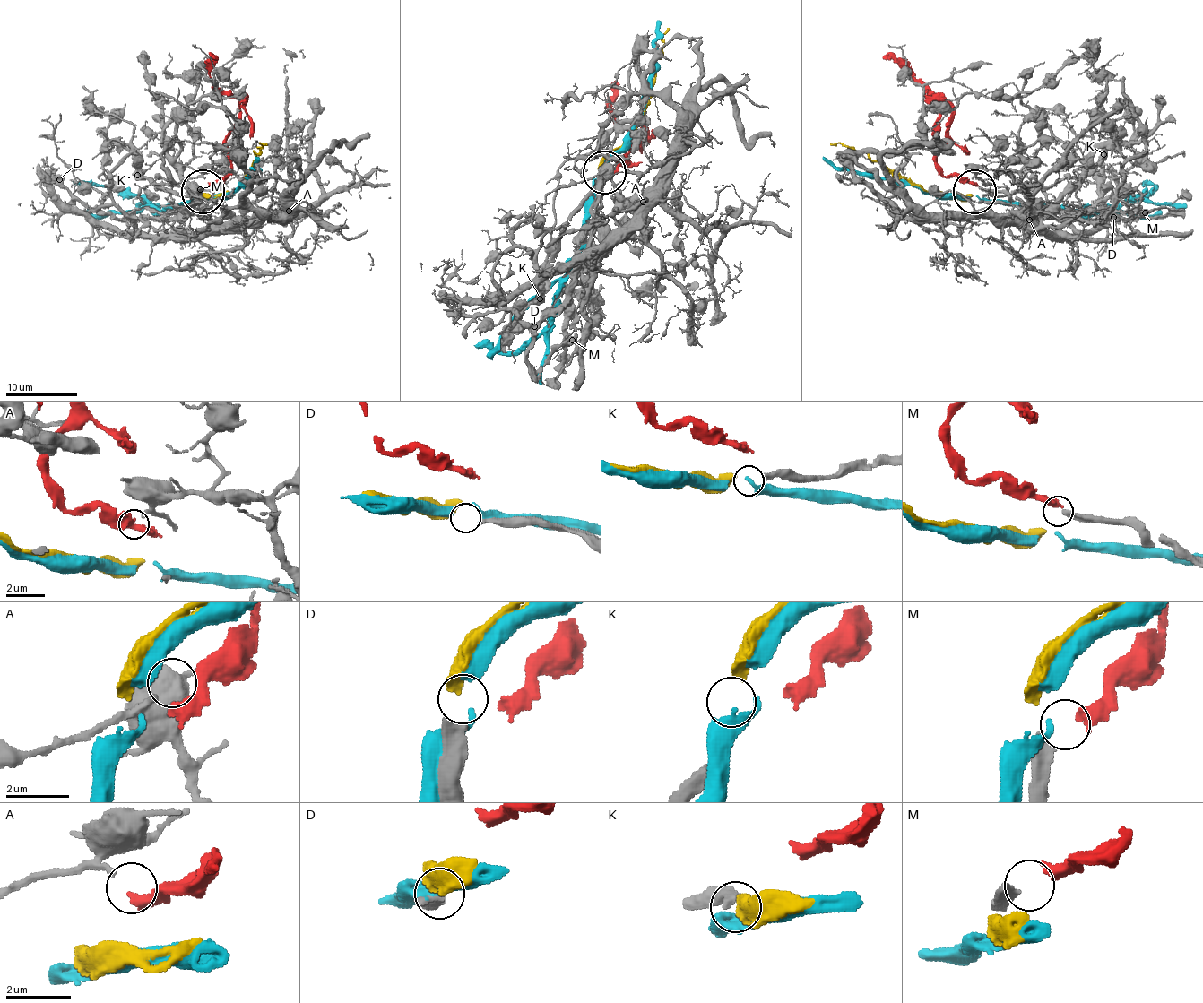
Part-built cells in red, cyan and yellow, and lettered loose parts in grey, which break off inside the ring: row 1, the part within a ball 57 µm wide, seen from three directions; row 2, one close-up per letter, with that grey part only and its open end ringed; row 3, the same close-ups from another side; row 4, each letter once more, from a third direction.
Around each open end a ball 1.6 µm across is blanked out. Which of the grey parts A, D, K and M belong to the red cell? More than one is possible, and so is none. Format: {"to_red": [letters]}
{"to_red": ["M"]}

